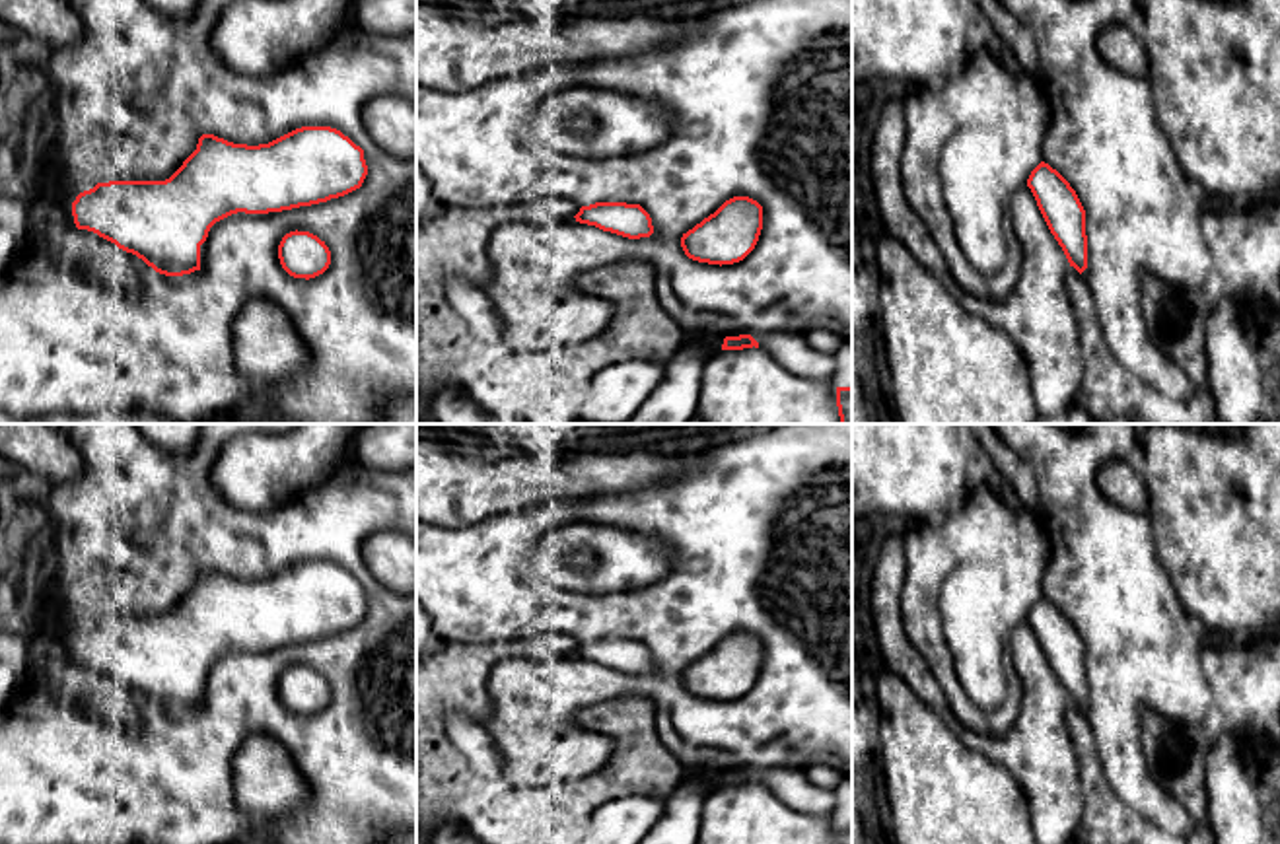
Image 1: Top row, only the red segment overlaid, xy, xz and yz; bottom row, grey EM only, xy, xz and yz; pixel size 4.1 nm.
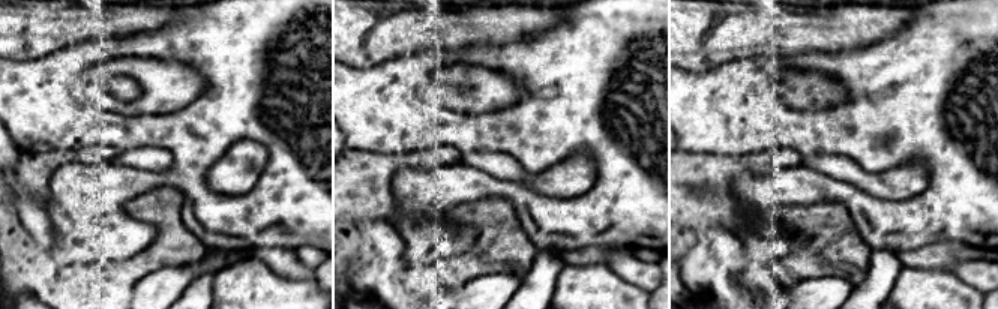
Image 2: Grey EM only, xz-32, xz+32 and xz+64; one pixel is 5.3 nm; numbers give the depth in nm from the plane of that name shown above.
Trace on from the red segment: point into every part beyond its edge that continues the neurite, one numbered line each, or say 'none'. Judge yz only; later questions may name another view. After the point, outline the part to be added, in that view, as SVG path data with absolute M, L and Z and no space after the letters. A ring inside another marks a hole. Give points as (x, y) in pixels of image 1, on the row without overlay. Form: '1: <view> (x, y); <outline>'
none

